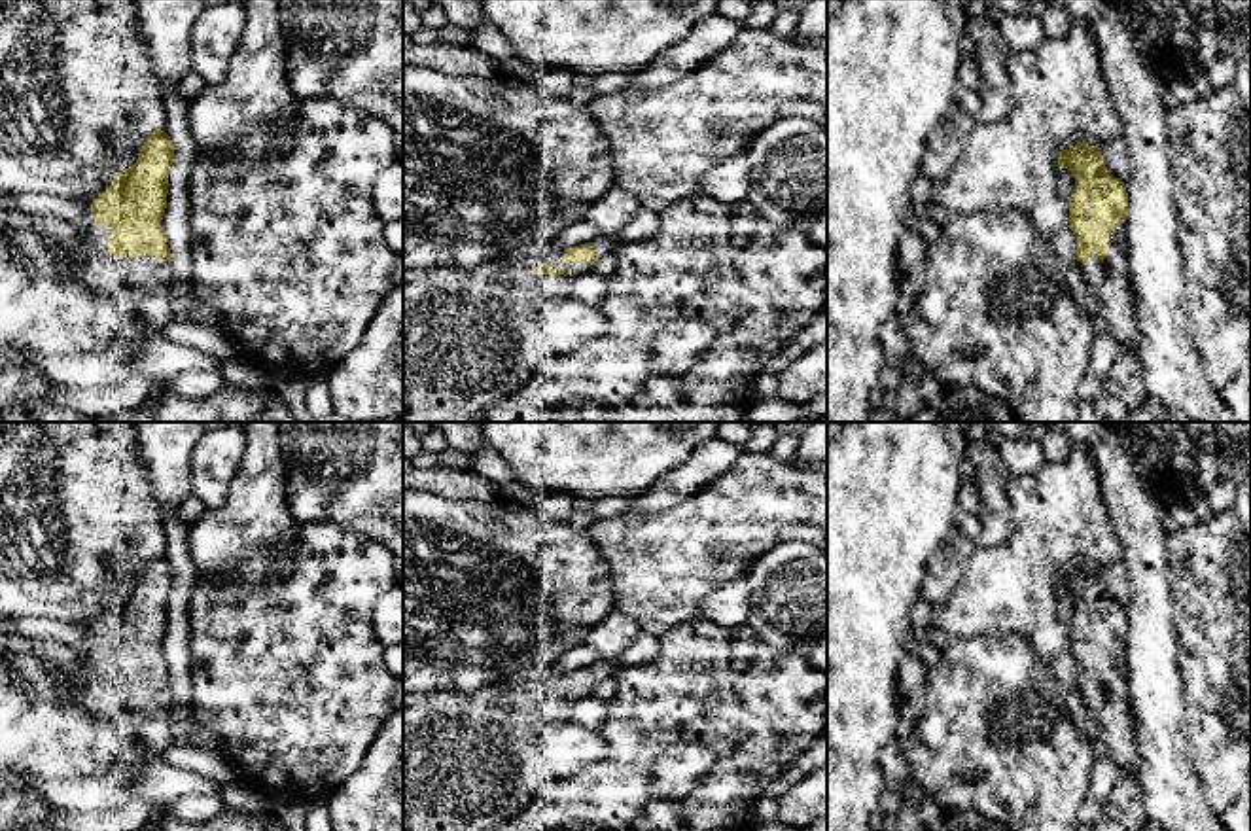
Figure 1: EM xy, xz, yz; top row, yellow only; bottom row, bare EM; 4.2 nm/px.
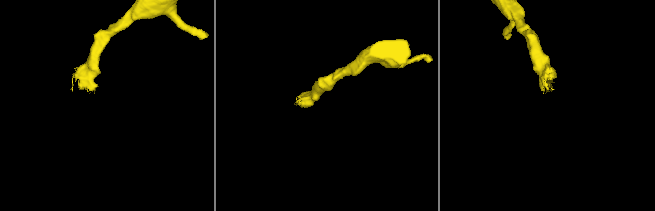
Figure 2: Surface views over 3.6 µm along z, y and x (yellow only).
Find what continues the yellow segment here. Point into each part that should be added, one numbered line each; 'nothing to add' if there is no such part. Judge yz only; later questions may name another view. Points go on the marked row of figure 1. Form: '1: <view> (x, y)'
1: yz (1110, 282)

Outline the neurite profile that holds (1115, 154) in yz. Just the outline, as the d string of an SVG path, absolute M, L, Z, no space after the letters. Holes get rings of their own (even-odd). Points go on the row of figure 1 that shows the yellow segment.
M1124 136L1101 138L1100 151L1107 170L1120 182L1126 182L1130 176L1130 155Z

